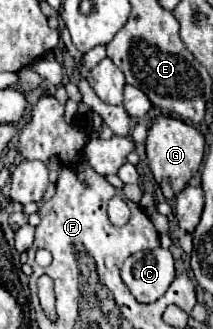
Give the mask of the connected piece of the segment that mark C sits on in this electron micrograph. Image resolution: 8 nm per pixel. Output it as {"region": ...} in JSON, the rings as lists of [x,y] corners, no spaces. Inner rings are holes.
{"region":[[[160,246],[144,250],[126,258],[120,274],[138,302],[156,302],[174,280],[174,258]]]}

